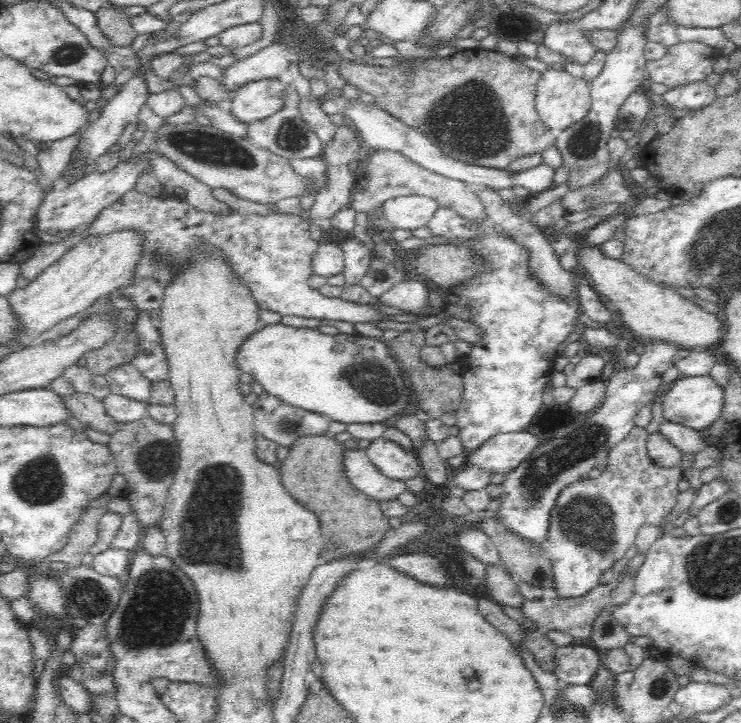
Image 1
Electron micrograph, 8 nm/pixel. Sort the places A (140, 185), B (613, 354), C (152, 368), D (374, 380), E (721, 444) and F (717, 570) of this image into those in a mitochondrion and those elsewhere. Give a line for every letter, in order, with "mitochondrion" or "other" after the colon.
A: other
B: other
C: other
D: mitochondrion
E: other
F: mitochondrion

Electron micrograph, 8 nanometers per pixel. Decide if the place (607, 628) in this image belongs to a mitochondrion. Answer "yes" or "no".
yes

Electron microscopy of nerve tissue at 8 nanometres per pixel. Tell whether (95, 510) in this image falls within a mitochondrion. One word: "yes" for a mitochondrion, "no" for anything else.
no

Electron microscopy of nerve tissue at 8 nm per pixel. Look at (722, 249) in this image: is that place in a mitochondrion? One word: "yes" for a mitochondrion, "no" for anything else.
yes

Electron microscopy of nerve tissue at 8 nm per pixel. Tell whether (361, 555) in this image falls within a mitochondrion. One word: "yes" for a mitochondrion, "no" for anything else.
no

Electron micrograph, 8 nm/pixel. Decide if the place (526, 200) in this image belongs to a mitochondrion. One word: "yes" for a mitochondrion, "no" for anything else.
no

